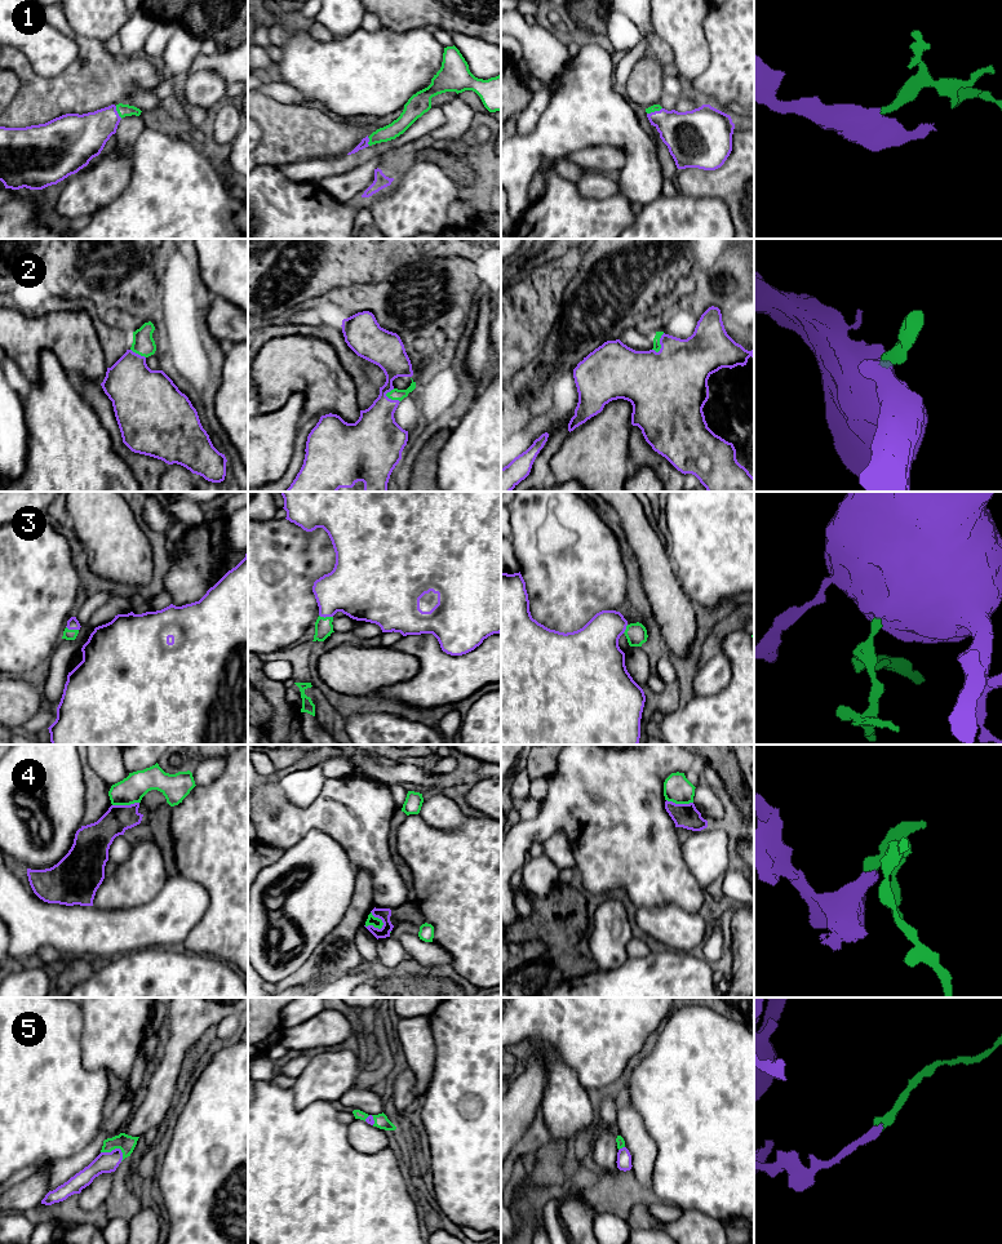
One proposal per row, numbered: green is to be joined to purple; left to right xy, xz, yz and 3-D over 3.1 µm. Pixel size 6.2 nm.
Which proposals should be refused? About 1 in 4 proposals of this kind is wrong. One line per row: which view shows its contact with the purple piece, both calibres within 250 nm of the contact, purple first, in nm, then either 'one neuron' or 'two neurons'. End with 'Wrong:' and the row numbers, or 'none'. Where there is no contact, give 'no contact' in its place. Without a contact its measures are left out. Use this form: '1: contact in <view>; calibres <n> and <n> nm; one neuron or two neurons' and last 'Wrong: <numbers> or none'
1: contact in xy; calibres 280 and 80 nm; one neuron
2: contact in yz; calibres 420 and 50 nm; one neuron
3: contact in xz; calibres 340 and 110 nm; one neuron
4: contact in xz; calibres 80 and 60 nm; two neurons
5: contact in xy; calibres 130 and 110 nm; one neuron
Wrong: 4

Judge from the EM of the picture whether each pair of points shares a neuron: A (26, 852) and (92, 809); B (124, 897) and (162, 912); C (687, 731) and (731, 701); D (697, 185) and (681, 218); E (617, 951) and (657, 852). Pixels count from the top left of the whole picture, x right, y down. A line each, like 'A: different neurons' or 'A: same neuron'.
A: different neurons
B: different neurons
C: same neuron
D: different neurons
E: different neurons

